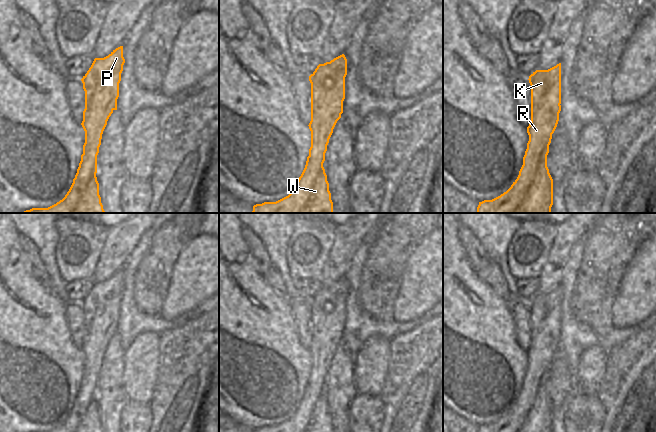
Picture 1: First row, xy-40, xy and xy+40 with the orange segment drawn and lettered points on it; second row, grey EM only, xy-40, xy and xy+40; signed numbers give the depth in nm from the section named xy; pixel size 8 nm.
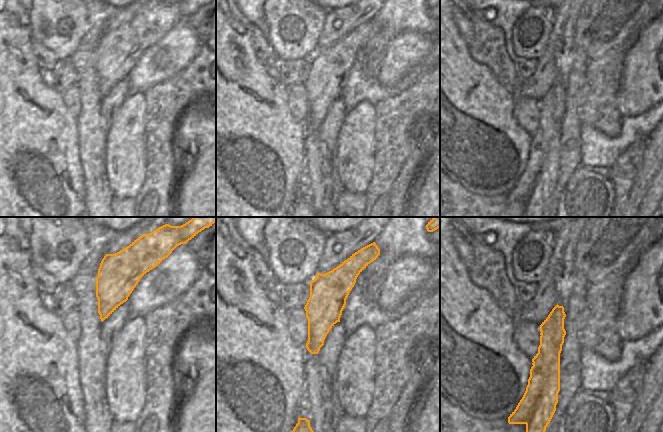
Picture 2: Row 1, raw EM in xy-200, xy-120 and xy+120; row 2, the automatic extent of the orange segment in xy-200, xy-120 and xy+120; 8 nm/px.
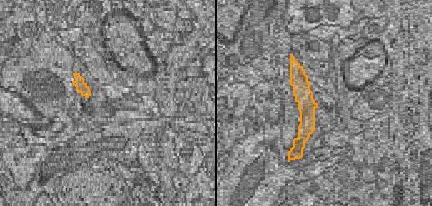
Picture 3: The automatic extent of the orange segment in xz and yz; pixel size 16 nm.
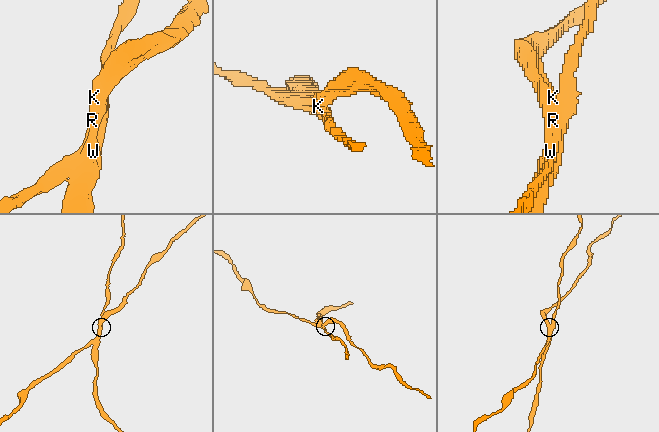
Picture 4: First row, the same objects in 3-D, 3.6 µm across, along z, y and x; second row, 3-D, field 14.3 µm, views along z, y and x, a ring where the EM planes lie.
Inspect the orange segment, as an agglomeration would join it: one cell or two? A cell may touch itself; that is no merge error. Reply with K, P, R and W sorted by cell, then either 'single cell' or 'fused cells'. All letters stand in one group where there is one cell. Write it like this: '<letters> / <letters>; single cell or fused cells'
K P R / W; fused cells

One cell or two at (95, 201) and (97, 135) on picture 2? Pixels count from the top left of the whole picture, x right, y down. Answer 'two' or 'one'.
one

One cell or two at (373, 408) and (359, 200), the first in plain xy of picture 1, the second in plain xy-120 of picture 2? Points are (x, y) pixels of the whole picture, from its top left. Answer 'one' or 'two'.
one

